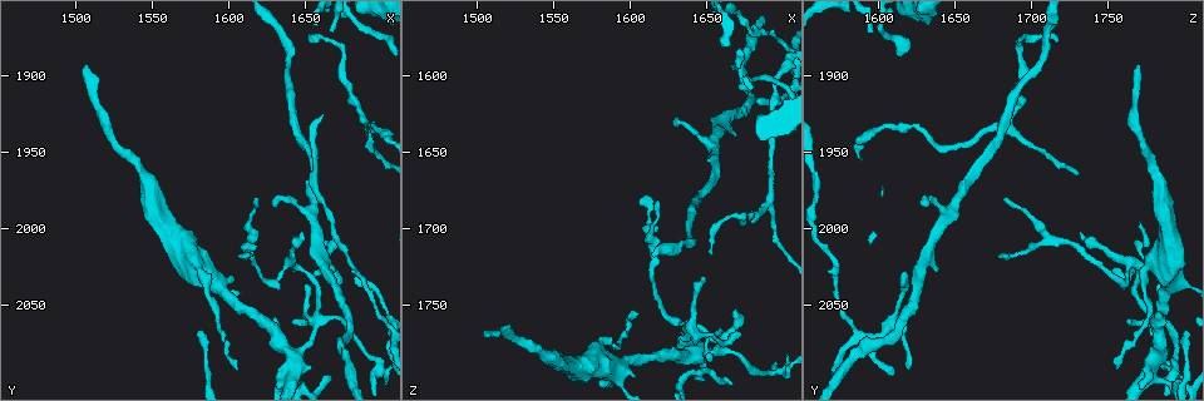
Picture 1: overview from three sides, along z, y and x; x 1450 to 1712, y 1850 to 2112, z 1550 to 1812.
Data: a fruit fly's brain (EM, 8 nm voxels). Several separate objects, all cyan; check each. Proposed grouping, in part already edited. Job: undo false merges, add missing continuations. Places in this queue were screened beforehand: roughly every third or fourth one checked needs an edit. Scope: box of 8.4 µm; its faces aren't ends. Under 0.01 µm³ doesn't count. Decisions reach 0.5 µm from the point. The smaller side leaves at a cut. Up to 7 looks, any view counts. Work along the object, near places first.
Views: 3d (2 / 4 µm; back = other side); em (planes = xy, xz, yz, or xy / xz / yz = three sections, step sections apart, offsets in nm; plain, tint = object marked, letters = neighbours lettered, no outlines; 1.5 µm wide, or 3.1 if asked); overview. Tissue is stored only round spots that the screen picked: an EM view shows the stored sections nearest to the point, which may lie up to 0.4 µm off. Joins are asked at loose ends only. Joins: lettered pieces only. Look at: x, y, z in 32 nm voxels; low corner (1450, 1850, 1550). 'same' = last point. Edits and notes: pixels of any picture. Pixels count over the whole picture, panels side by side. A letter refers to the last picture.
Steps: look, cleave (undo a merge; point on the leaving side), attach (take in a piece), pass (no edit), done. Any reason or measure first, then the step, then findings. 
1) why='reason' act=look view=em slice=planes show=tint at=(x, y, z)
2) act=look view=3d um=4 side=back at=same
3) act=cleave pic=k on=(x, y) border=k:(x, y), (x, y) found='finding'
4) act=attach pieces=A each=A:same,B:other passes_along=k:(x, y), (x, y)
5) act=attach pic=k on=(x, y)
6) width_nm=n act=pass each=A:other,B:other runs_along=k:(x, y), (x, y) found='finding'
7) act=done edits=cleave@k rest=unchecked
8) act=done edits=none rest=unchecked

act=look view=em slice=planes show=letters at=(1700, 2092, 1792)

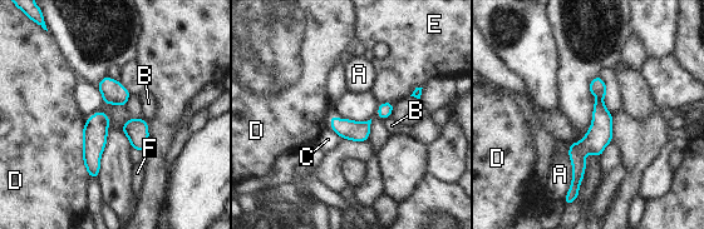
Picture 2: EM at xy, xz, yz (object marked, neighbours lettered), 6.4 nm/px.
width_nm=130 longest_contact=D:360nm act=pass each=A:other,B:other,C:other,D:other,E:other,F:other found='one neuron here'

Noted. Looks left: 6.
why='an open end' act=look view=em slice=planes show=letters at=(1606, 2016, 1682)

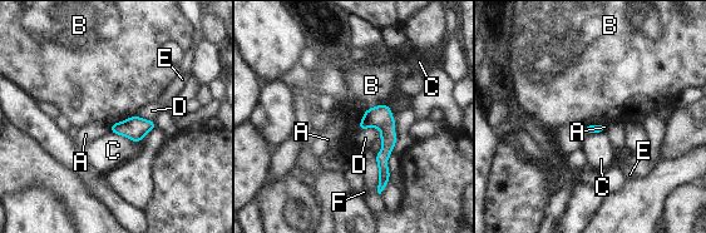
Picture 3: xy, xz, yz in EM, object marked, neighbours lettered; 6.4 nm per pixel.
act=pass each=A:other,B:other,C:other,D:other,E:other,F:other border=3:(389, 104), (370, 107), (358, 129) found='none of them fits'

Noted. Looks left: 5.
why='branch stops here' act=look view=3d um=4 at=(1670, 2026, 1754)

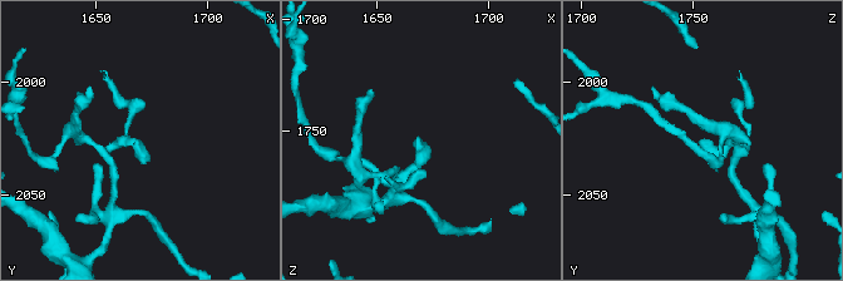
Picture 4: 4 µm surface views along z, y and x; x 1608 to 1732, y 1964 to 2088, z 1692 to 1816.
why='shape alone is not enough' act=look view=em slice=yz step=4 show=tint at=(1670, 2027, 1754)

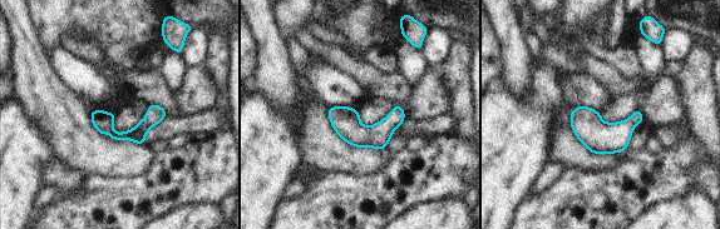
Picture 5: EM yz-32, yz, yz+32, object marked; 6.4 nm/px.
act=look view=em slice=planes show=letters at=same

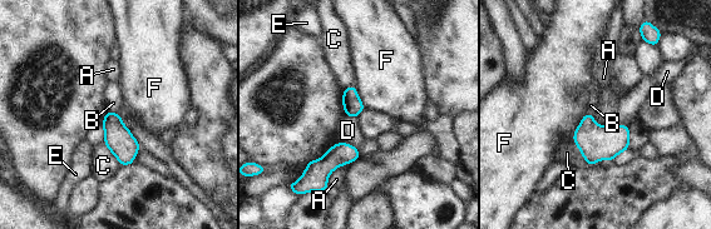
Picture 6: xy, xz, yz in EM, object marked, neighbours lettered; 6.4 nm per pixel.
width_nm=120 act=pass each=A:other,B:other,C:other,D:other,E:other,F:other border=6:(589, 111), (578, 124), (573, 142) found='none of them fits'

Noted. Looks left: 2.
act=done edits=none rest=unchecked

